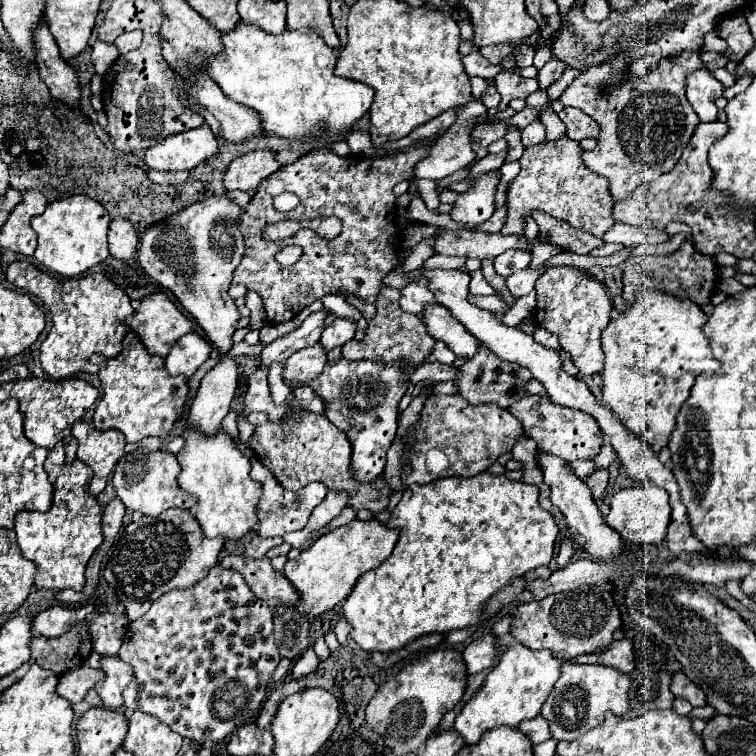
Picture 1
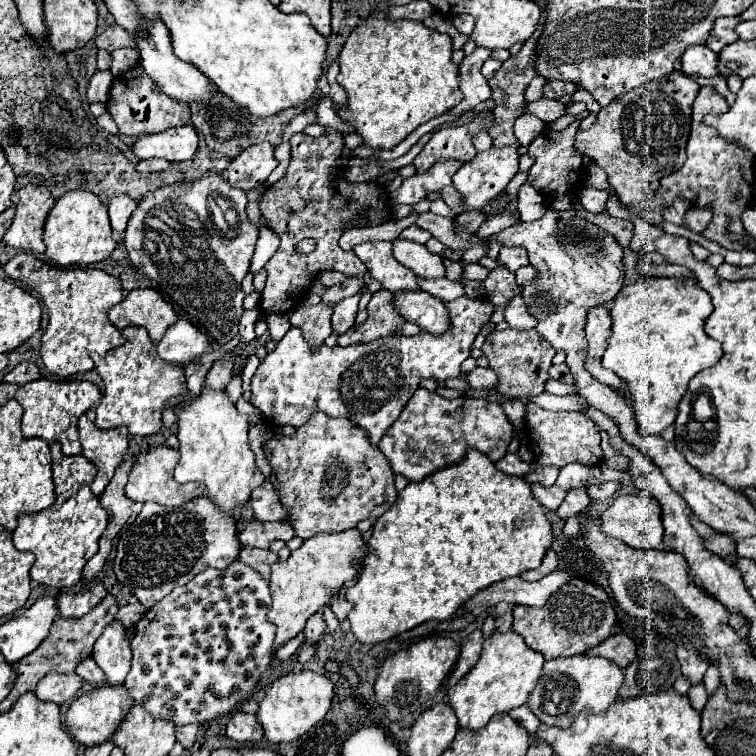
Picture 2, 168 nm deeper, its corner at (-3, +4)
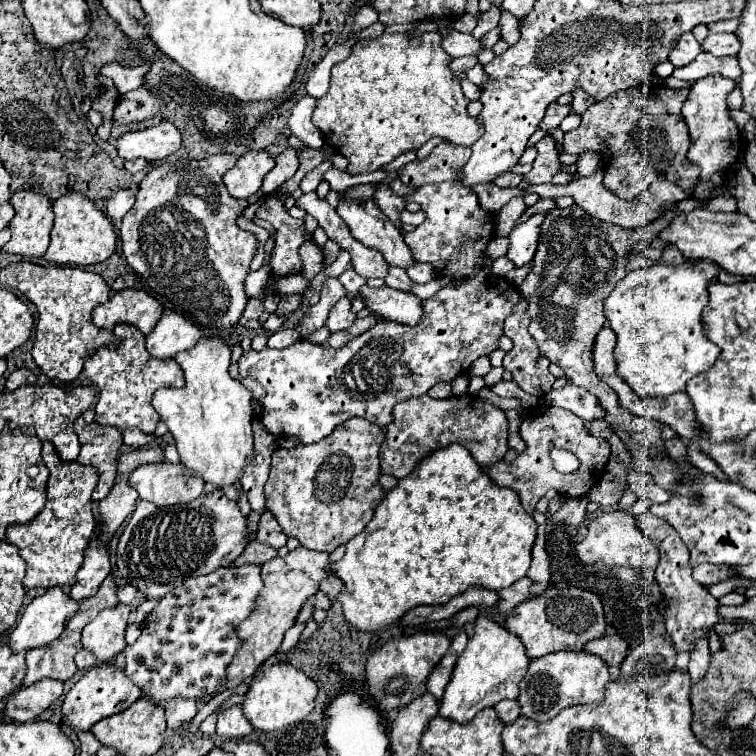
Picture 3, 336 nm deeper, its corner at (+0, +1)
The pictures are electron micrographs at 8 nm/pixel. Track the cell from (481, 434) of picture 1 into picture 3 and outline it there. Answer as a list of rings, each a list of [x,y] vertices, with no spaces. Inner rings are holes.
[[[430,395],[412,397],[400,401],[394,407],[394,421],[386,427],[386,439],[382,451],[382,473],[394,475],[396,479],[406,477],[420,459],[440,447],[460,443],[466,447],[478,465],[486,467],[504,457],[508,451],[508,421],[502,409],[480,399],[480,403],[466,405],[466,397],[432,399]]]

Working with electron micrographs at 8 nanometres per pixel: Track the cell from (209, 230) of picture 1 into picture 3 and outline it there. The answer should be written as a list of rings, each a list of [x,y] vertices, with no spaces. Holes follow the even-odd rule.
[[[218,153],[200,161],[188,161],[186,165],[162,163],[152,167],[152,171],[140,181],[136,203],[128,215],[124,215],[120,225],[122,253],[128,265],[148,283],[166,309],[180,311],[206,329],[232,331],[248,303],[244,279],[250,271],[250,261],[254,259],[258,239],[236,225],[236,217],[248,203],[244,199],[240,201],[230,197],[222,183],[222,175],[234,167],[238,157],[240,155]]]

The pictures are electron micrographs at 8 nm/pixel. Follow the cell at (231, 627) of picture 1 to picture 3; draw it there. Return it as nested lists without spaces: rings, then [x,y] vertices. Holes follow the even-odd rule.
[[[252,563],[216,569],[202,577],[188,577],[158,601],[138,641],[124,649],[126,675],[156,705],[164,705],[166,699],[178,695],[192,699],[210,695],[226,679],[226,667],[240,647],[234,627],[252,613],[260,589],[260,565]]]

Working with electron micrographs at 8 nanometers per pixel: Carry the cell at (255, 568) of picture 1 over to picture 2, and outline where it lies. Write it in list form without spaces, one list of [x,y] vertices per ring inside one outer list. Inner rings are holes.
[[[241,548],[239,562],[255,568],[255,570],[269,570],[271,562],[277,562],[277,554],[271,550],[259,550],[259,548]]]

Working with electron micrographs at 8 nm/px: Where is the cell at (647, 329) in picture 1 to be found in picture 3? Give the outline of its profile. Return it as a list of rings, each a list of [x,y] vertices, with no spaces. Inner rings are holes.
[[[684,261],[680,265],[668,265],[668,263],[654,263],[654,265],[648,265],[648,267],[642,267],[642,269],[636,269],[636,271],[628,271],[626,277],[614,287],[612,295],[608,295],[608,299],[604,299],[604,313],[606,313],[606,319],[612,327],[612,331],[616,333],[618,341],[616,341],[616,349],[614,349],[614,357],[616,357],[616,363],[618,363],[618,375],[640,395],[640,397],[660,397],[660,395],[672,395],[676,391],[684,391],[686,387],[686,381],[692,379],[694,375],[710,369],[714,365],[714,361],[718,359],[720,355],[720,347],[716,347],[706,335],[704,335],[704,327],[702,327],[702,309],[708,305],[708,285],[712,281],[718,279],[718,267],[716,263],[712,261]]]

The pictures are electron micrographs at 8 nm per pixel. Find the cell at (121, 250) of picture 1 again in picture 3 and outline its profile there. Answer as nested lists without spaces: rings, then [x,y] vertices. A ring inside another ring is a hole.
[[[124,189],[124,191],[118,191],[114,193],[108,203],[106,203],[106,215],[112,219],[112,221],[120,221],[128,209],[132,209],[134,205],[134,191],[132,189]]]

